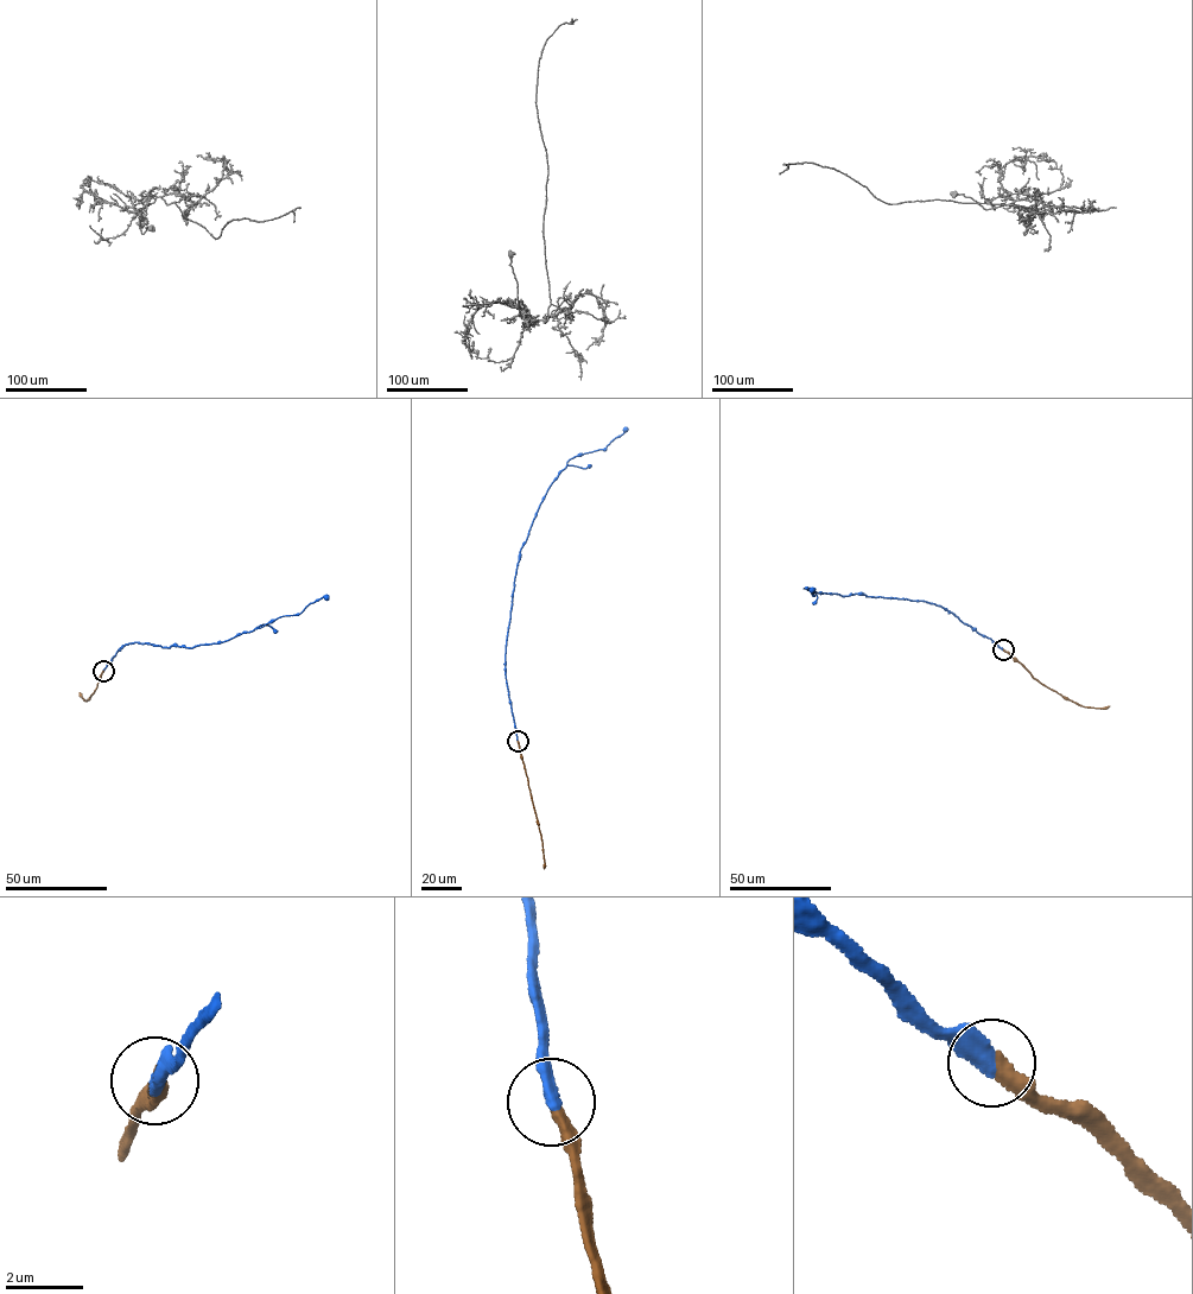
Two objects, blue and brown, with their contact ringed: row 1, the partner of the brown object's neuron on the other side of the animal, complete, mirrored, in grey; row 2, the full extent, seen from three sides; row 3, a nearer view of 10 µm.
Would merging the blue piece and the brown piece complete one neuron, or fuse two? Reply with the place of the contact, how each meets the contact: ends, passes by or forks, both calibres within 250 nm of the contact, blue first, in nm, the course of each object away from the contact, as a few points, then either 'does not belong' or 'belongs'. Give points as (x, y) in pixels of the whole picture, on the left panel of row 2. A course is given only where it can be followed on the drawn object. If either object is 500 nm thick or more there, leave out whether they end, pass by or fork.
place (103, 671); blue ends; brown ends; calibres 440 and 380 nm; course blue (103, 671), (125, 645), (135, 642), (191, 648), (219, 644), (278, 617), (297, 614), (322, 597), (328, 600); course brown (103, 671), (86, 701), (78, 692); belongs

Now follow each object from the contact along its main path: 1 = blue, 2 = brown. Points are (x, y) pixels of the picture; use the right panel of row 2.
1: (1003, 649), (933, 603), (863, 595), (820, 594), (804, 588), (813, 595), (814, 589), (811, 592)
2: (1003, 649), (1032, 676), (1064, 697), (1084, 706), (1109, 705)

